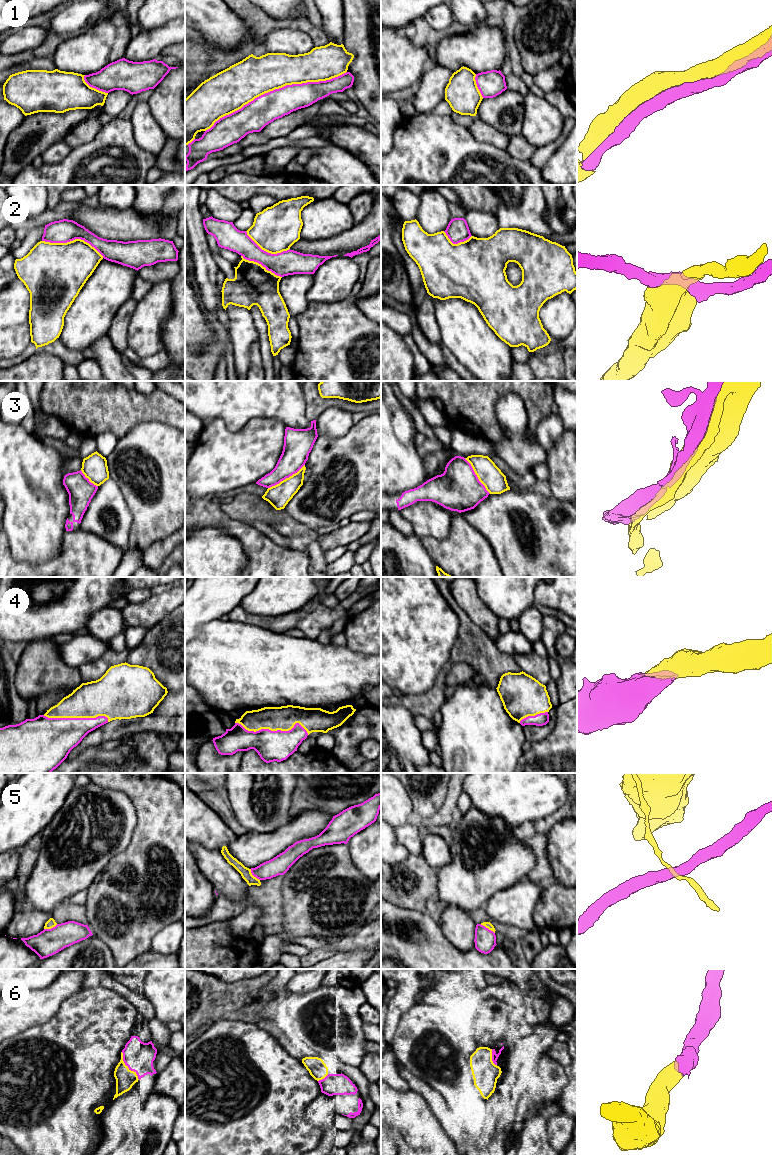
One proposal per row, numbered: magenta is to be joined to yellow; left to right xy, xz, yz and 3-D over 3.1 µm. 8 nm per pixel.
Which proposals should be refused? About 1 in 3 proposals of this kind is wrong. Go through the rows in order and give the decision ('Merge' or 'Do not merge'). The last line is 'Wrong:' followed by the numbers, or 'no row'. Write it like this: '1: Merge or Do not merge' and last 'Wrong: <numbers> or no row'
1: Merge
2: Do not merge
3: Merge
4: Merge
5: Do not merge
6: Merge
Wrong: 2, 5

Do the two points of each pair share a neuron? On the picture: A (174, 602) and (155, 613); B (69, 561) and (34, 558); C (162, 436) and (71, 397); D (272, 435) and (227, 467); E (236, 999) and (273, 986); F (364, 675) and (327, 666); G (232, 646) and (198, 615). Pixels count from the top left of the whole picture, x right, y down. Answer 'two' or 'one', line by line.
A: one
B: two
C: two
D: one
E: two
F: one
G: two

